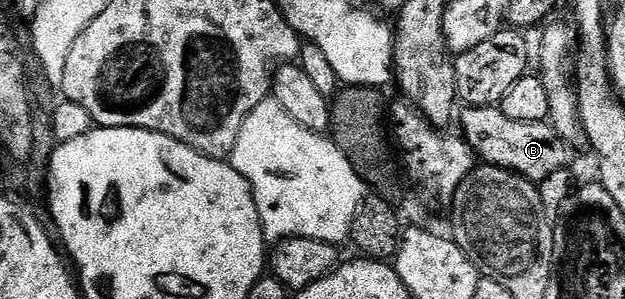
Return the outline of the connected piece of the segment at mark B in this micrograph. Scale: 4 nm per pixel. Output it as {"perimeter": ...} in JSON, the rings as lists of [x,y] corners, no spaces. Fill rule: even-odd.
{"perimeter":[[[498,106],[467,107],[464,112],[462,138],[467,140],[484,164],[515,171],[536,185],[543,183],[545,177],[566,171],[572,166],[572,144],[561,138],[550,122],[513,121],[510,117],[505,117]]]}

